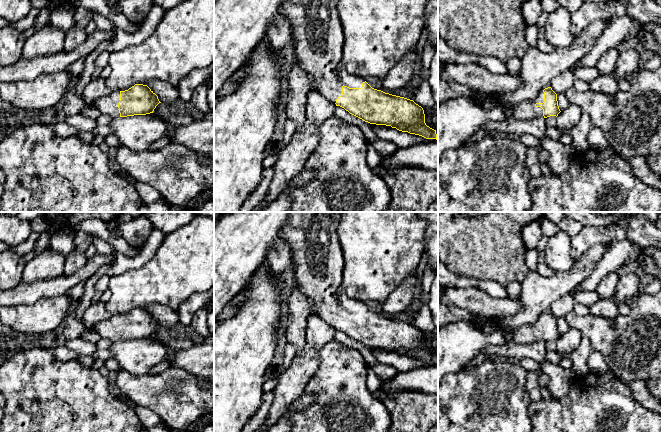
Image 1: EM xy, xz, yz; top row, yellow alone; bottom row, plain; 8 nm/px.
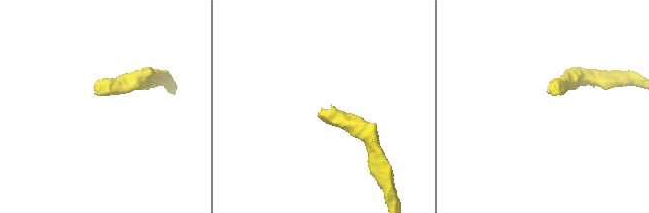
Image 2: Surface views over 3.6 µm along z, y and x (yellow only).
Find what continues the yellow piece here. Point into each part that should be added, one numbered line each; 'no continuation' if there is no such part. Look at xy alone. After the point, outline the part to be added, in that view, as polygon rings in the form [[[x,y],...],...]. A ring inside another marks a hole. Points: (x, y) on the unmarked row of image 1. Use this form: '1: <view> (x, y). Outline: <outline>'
1: xy (108, 329). Outline: [[[112,315],[109,320],[102,321],[96,324],[96,331],[101,338],[107,339],[112,343],[120,341],[118,327],[120,325],[120,315]]]

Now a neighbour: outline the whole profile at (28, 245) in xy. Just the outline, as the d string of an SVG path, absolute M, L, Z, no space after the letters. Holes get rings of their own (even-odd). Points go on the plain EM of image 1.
M32 232L26 241L16 246L9 246L0 241L0 253L5 251L12 251L18 255L24 256L34 249L38 237L39 233Z

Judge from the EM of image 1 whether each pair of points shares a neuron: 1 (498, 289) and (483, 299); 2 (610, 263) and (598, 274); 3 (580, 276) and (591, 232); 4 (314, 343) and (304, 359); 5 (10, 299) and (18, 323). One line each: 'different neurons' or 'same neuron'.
1: different neurons
2: same neuron
3: different neurons
4: same neuron
5: different neurons

